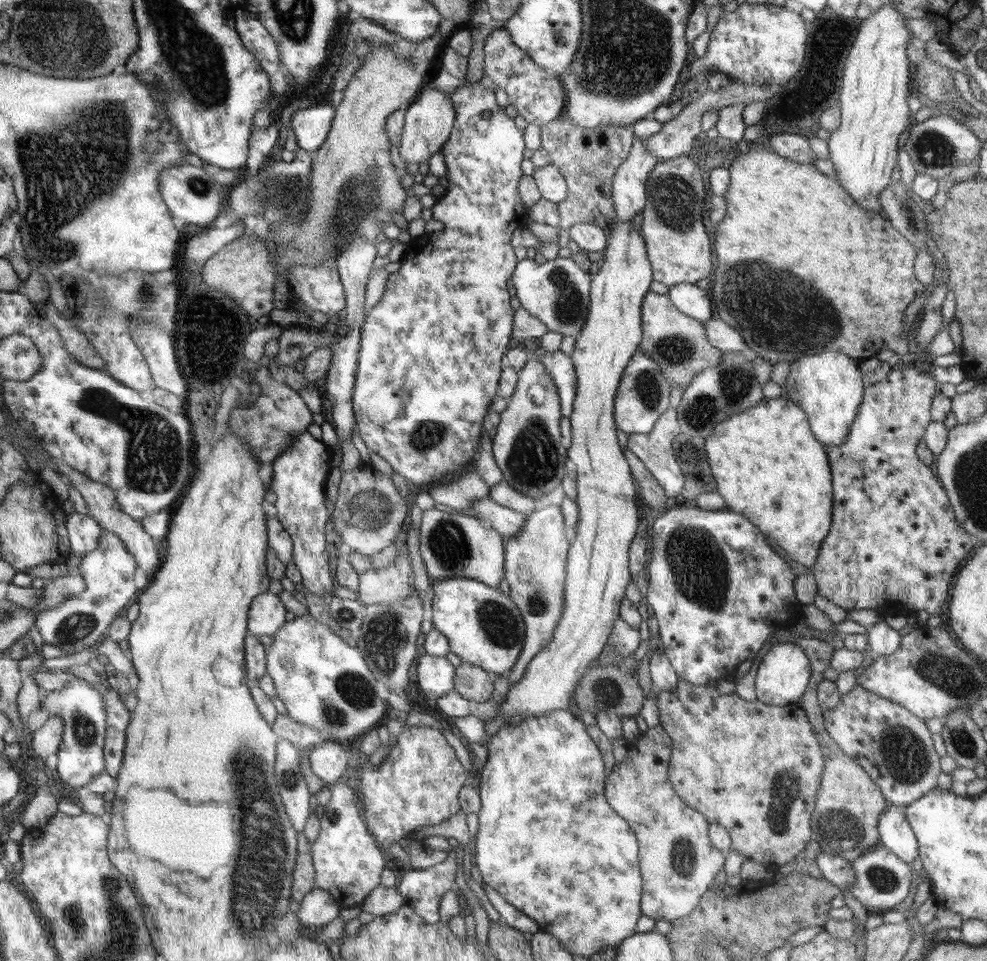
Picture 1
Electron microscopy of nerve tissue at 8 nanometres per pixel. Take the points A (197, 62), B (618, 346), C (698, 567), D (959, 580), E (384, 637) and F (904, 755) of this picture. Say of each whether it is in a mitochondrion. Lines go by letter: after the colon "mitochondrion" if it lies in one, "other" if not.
A: mitochondrion
B: other
C: mitochondrion
D: other
E: mitochondrion
F: mitochondrion

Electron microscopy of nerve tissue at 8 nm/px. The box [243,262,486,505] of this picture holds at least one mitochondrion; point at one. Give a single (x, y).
(427, 431)

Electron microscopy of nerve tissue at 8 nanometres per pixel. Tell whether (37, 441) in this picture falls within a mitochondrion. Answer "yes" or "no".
no

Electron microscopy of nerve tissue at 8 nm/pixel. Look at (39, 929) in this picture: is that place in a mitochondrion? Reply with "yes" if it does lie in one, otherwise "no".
no

